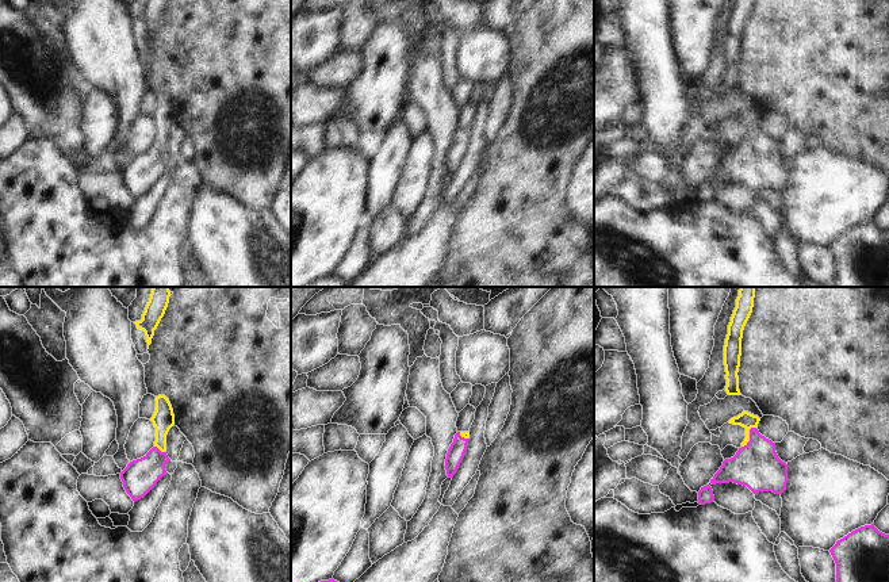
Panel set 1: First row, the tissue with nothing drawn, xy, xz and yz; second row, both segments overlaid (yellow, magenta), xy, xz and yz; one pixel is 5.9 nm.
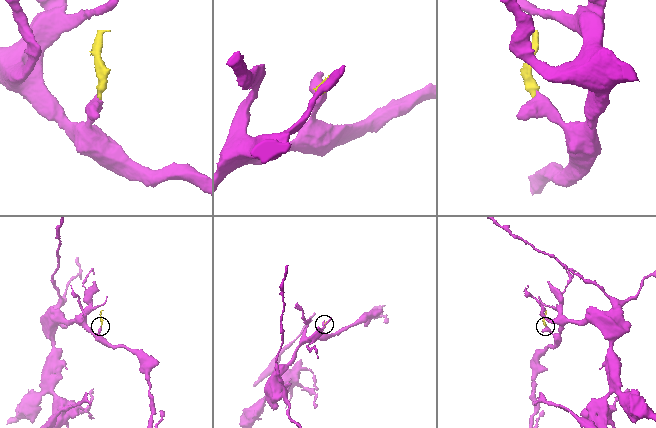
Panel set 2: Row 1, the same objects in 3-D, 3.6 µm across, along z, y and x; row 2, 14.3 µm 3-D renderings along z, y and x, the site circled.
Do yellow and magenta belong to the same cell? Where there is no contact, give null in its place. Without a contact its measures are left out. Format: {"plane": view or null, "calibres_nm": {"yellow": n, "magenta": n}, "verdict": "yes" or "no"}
{"plane": "yz", "calibres_nm": {"yellow": 90, "magenta": 280}, "verdict": "yes"}

